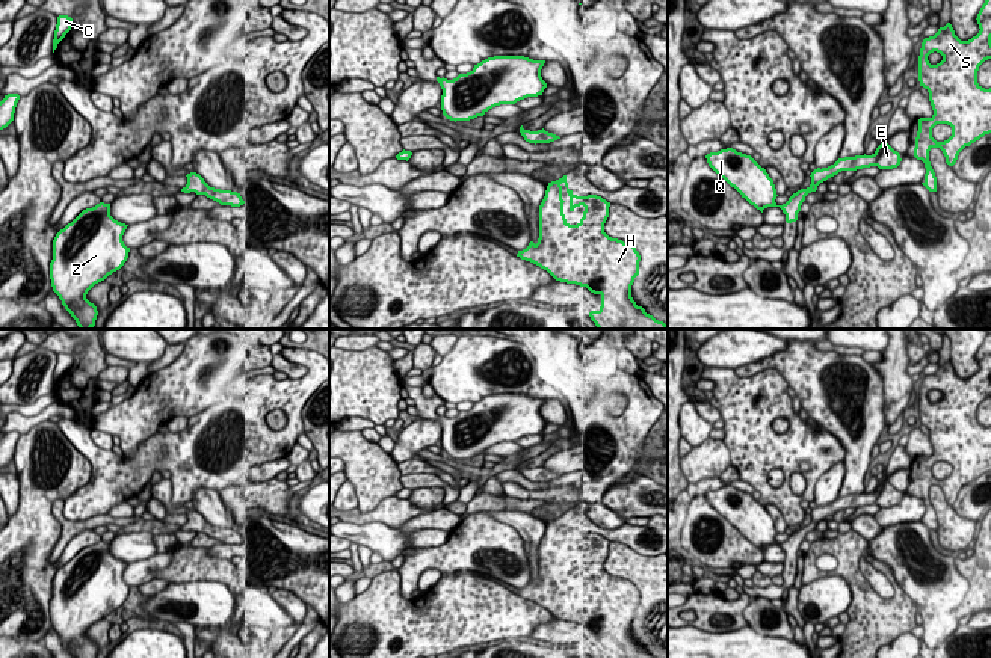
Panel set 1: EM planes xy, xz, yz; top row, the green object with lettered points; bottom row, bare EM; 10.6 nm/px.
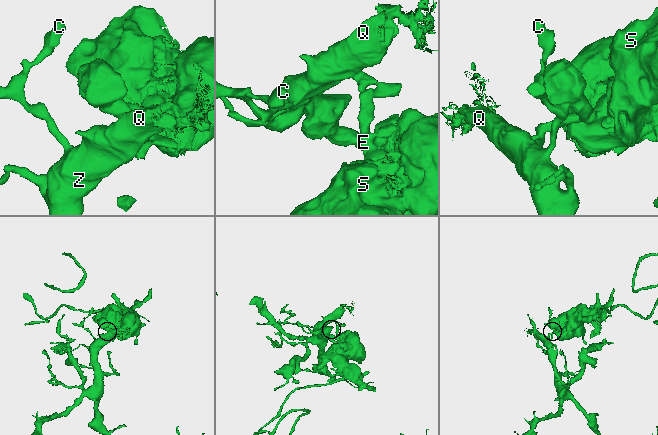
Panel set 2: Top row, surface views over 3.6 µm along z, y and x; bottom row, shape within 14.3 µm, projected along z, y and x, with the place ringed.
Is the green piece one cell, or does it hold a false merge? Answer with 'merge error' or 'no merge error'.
merge error

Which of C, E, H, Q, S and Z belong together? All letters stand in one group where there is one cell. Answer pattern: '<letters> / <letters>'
C Q Z / E H S

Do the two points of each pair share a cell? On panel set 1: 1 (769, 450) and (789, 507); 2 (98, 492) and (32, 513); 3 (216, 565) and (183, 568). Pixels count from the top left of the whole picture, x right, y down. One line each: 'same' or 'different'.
1: same
2: different
3: same

